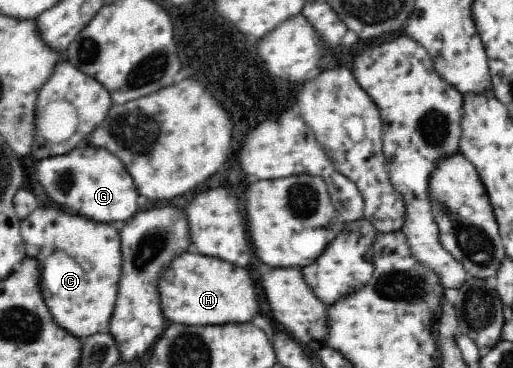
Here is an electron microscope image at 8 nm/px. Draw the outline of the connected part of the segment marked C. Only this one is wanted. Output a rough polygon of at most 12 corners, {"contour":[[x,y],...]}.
{"contour":[[52,206],[21,219],[58,323],[108,331],[118,230]]}

